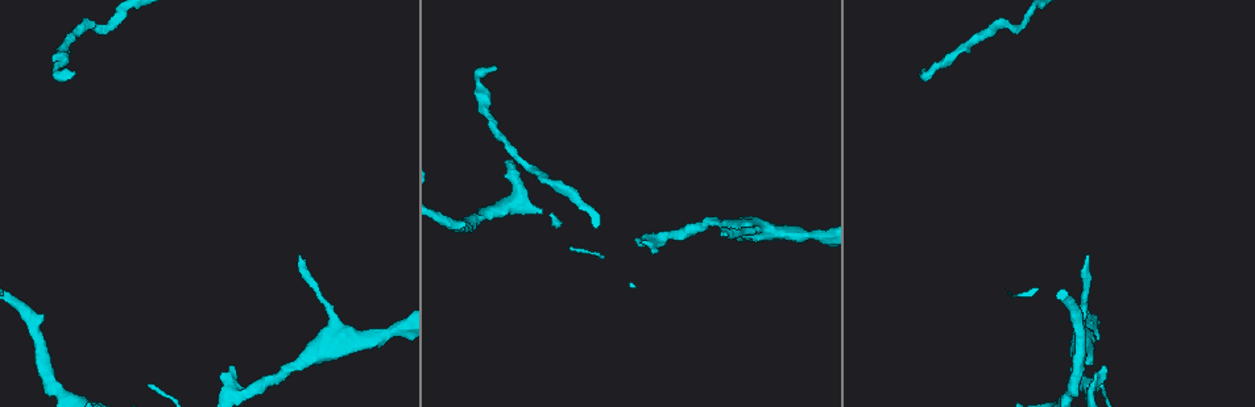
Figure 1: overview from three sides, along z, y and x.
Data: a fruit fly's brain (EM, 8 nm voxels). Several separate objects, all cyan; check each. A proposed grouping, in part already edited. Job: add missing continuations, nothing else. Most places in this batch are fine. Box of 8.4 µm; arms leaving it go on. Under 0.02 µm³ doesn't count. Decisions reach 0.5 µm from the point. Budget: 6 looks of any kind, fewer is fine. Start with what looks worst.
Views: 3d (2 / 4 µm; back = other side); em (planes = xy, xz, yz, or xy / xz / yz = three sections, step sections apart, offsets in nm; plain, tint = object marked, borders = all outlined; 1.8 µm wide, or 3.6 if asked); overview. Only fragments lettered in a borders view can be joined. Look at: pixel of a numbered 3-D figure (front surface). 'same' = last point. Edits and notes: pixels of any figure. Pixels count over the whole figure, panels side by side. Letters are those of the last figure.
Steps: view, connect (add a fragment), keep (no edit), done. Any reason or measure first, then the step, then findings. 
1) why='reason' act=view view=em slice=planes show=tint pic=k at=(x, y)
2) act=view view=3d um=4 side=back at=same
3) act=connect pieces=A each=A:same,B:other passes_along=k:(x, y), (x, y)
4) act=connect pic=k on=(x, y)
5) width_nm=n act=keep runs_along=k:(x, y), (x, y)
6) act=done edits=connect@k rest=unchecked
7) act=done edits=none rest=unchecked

why='tapers out' act=view view=3d um=2 pic=1 at=(923, 72)

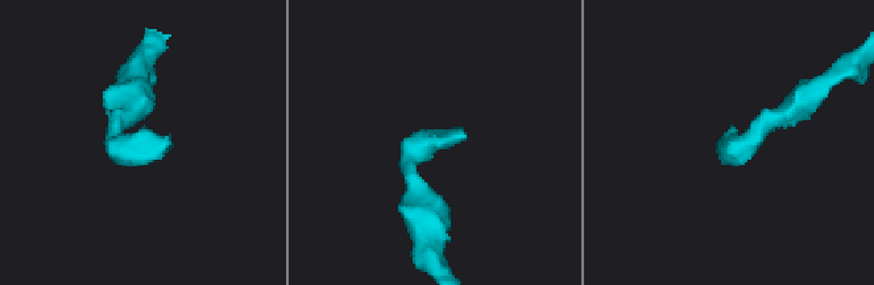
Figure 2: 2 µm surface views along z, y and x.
why='need the tissue' act=view view=em um=3.6 slice=planes show=tint pic=2 at=(722, 141)

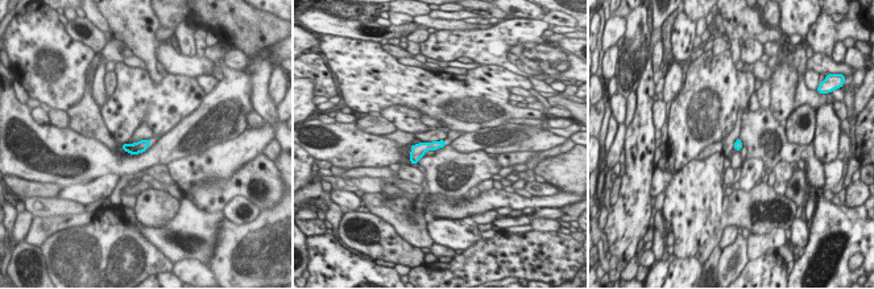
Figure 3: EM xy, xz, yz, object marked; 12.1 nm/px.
why='what lies round it' act=view view=em um=3.6 slice=planes show=borders at=same

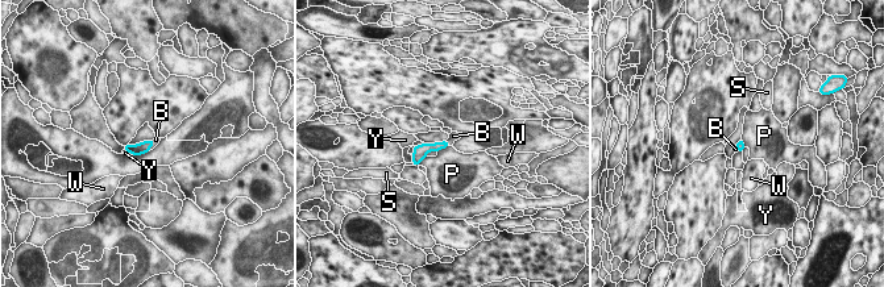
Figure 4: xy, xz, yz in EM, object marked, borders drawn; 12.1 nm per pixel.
longest_contact=P:170nm act=connect pieces=B each=B:same,P:other,S:other,W:other,Y:other found='it goes on there'

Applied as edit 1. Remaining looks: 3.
why='an open end' act=view view=3d um=4 pic=1 at=(652, 252)

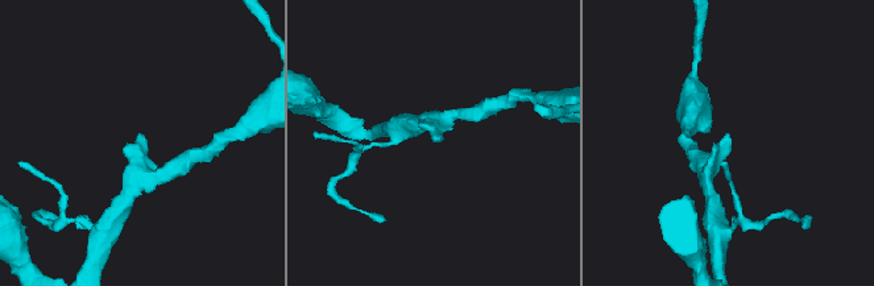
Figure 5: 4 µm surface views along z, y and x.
why='now the EM' act=view view=em slice=xz step=4 show=borders pic=5 at=(139, 133)

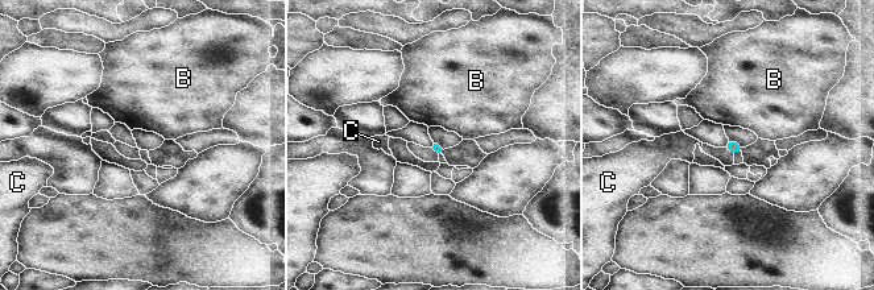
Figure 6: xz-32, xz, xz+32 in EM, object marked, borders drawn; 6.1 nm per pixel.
act=view view=em slice=yz step=16 show=borders at=same

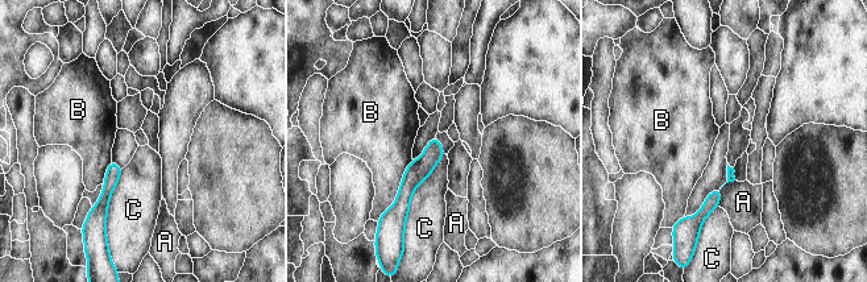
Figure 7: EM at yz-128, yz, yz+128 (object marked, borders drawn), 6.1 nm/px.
width_nm=120 act=keep each=A:other,B:other,C:other runs_along=7:(435, 141), (409, 183), (403, 211) found='no lettered fragment goes on from it'

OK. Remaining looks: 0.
act=done edits=connect@4 rest=unchecked

